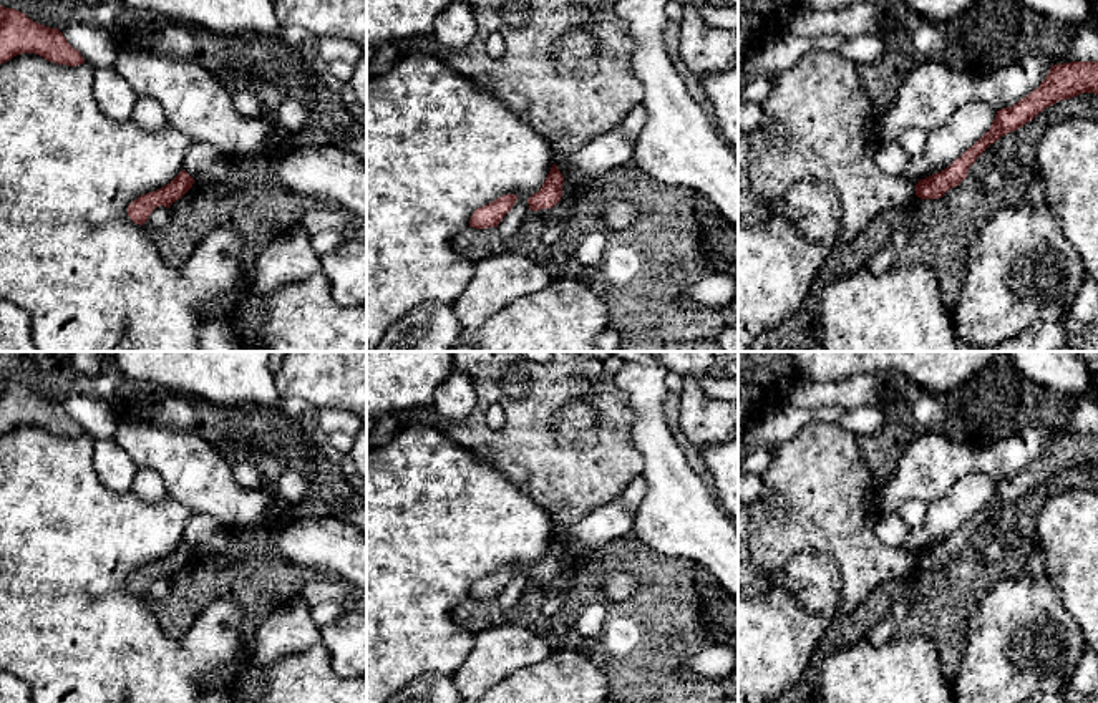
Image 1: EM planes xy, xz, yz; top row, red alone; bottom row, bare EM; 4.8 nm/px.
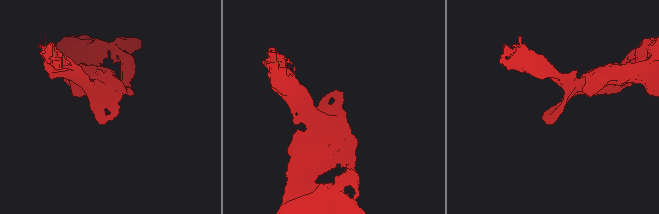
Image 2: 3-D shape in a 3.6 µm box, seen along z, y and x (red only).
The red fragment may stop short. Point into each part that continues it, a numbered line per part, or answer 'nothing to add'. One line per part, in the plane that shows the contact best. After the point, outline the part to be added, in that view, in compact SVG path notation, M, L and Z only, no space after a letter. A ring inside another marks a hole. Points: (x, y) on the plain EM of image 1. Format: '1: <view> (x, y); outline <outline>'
nothing to add

